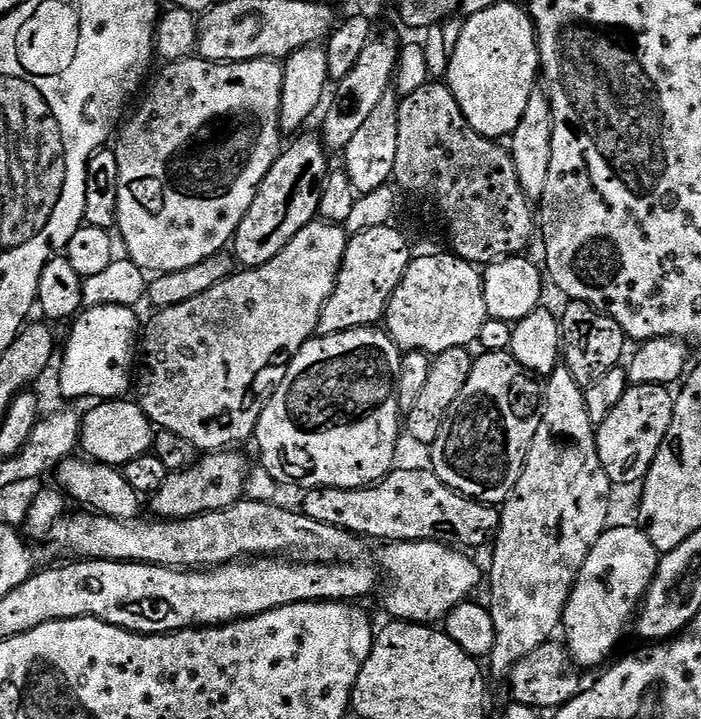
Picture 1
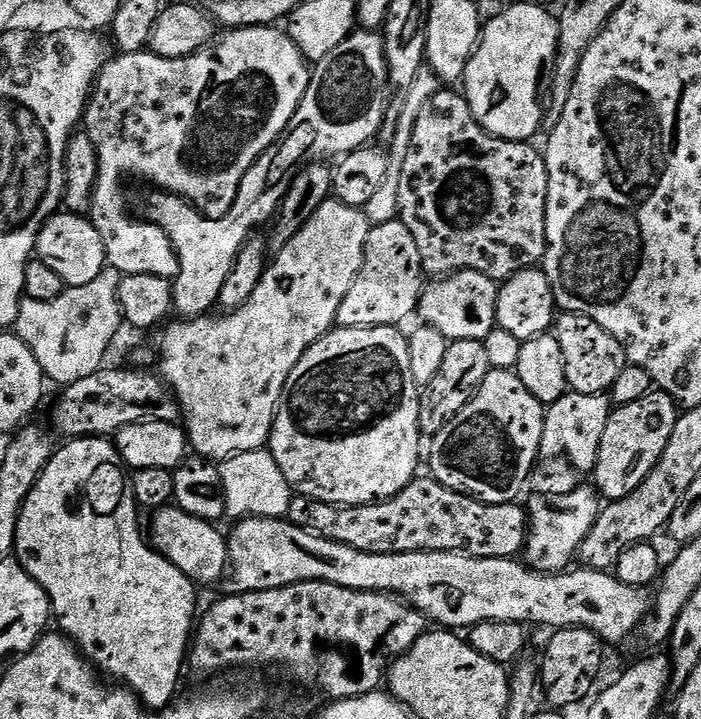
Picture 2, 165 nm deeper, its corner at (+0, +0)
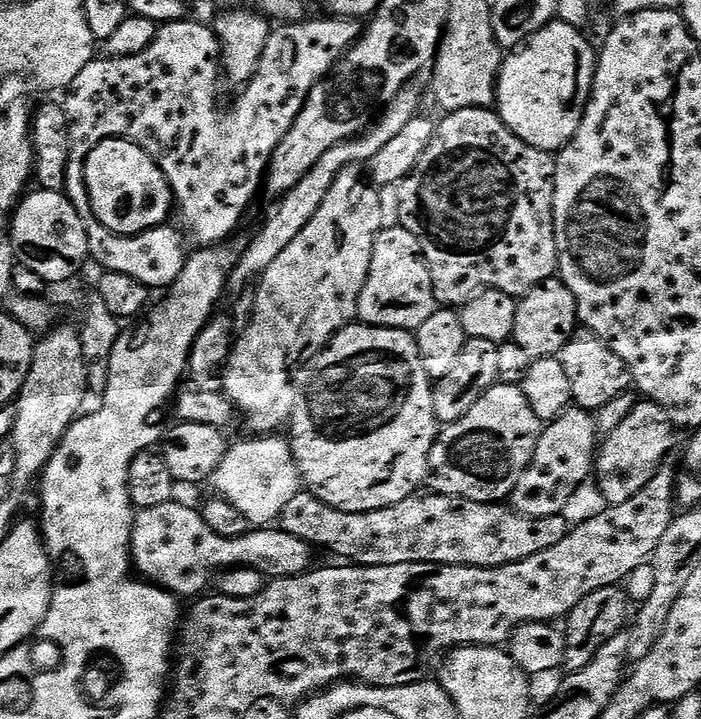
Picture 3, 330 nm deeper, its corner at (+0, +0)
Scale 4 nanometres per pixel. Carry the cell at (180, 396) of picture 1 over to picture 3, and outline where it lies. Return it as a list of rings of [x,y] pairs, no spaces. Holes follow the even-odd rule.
[[[359,164],[346,166],[330,194],[326,194],[318,214],[306,222],[306,230],[270,262],[270,266],[255,285],[257,301],[253,317],[246,330],[235,337],[228,363],[222,369],[222,391],[231,398],[237,409],[248,419],[256,434],[272,434],[289,423],[298,403],[298,388],[292,381],[292,371],[307,360],[315,361],[320,352],[332,341],[332,337],[357,319],[356,307],[362,294],[362,286],[370,270],[370,258],[376,235],[382,228],[382,203],[379,191],[370,183],[365,169]]]

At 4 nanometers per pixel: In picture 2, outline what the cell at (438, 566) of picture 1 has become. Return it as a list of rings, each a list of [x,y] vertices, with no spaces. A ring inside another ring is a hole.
[[[245,516],[237,519],[235,524],[236,529],[228,536],[228,562],[233,593],[257,592],[298,582],[321,580],[350,590],[391,592],[393,596],[399,596],[400,599],[413,604],[433,625],[444,630],[470,630],[475,624],[491,620],[528,626],[541,624],[542,627],[548,628],[547,630],[585,628],[600,637],[608,646],[622,643],[631,632],[633,635],[650,612],[650,592],[647,587],[630,586],[619,580],[611,571],[599,568],[576,566],[571,570],[553,574],[538,572],[516,558],[478,558],[466,556],[463,552],[370,554],[354,550],[354,546],[334,542],[309,527],[291,524],[287,518]]]

